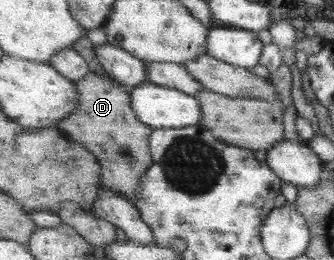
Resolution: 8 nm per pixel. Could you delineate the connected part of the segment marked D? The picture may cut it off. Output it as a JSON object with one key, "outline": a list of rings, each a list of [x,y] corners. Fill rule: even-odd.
{"outline":[[[90,71],[83,79],[74,81],[76,90],[80,94],[80,105],[69,117],[61,119],[56,126],[73,140],[80,141],[97,157],[101,164],[102,185],[128,198],[136,205],[140,196],[140,177],[153,165],[152,150],[149,143],[153,128],[141,122],[133,110],[132,96],[129,90],[113,82],[111,78]]]}

